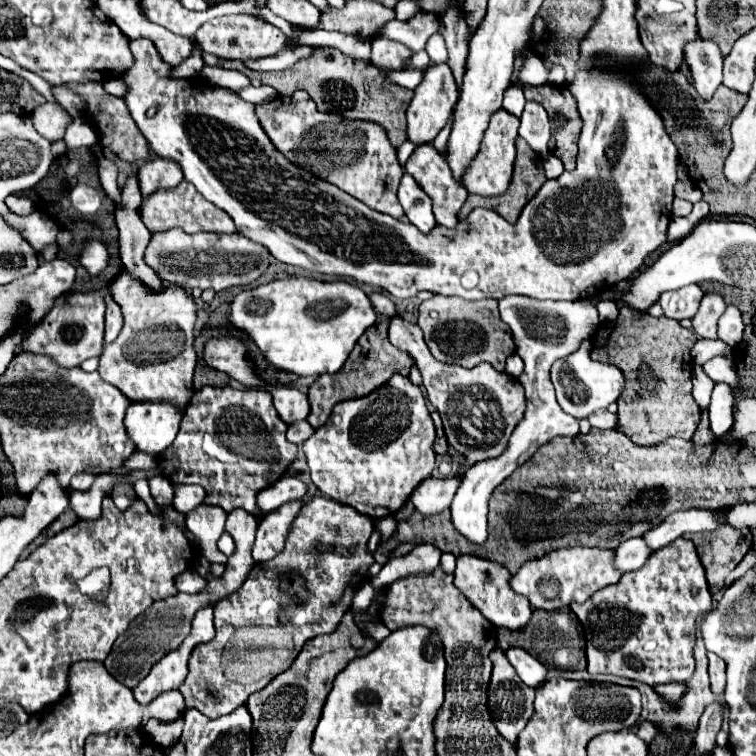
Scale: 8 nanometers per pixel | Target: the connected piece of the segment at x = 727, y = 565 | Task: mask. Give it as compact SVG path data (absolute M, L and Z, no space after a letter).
M725 520L719 522L715 532L697 532L687 536L695 542L701 564L707 572L709 590L717 594L723 588L727 574L743 560L753 544L753 534L749 528L731 528Z

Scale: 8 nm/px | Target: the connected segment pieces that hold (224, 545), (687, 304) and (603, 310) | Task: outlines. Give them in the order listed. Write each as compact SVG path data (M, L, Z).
M223 532L223 534L221 534L221 538L217 540L217 548L219 548L225 556L231 556L231 554L235 552L235 542L233 542L233 538L229 536L229 532Z
M691 284L681 290L663 292L663 296L659 298L659 304L661 304L667 318L683 320L683 318L695 316L701 298L703 298L703 290L697 284Z
M601 300L599 304L597 304L597 310L599 310L599 316L601 316L601 320L617 320L617 316L619 316L619 310L617 310L617 306L615 306L615 302L611 302L611 300Z

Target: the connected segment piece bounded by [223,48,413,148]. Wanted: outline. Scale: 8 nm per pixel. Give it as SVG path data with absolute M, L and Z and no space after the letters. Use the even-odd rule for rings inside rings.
M319 48L315 56L297 62L293 68L283 72L259 73L245 67L238 60L226 60L223 68L239 70L251 81L263 79L269 86L273 86L278 94L289 96L295 90L305 90L317 104L319 112L337 114L351 120L371 120L385 128L391 144L399 148L407 140L407 126L405 126L405 110L413 98L413 90L393 86L387 78L383 78L377 68L367 60L355 60L351 56L341 54L335 48Z

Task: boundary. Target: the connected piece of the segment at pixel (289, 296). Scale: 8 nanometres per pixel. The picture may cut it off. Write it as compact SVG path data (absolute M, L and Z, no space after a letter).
M283 278L245 290L229 304L231 326L251 340L265 360L297 376L335 374L357 338L375 324L375 310L365 292L349 282Z

